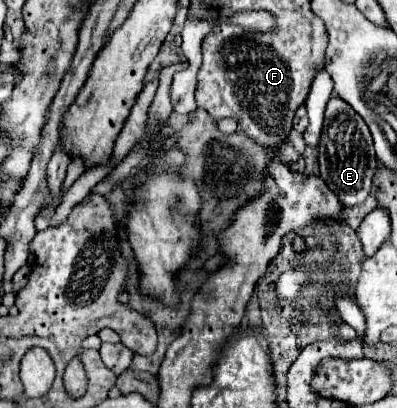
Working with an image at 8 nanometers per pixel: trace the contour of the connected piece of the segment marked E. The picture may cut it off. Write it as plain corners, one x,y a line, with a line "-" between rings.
336,93
330,97
326,107
324,127
318,145
318,163
320,163
320,177
346,207
358,207
366,201
372,189
372,177
378,167
374,157
372,135
364,119

